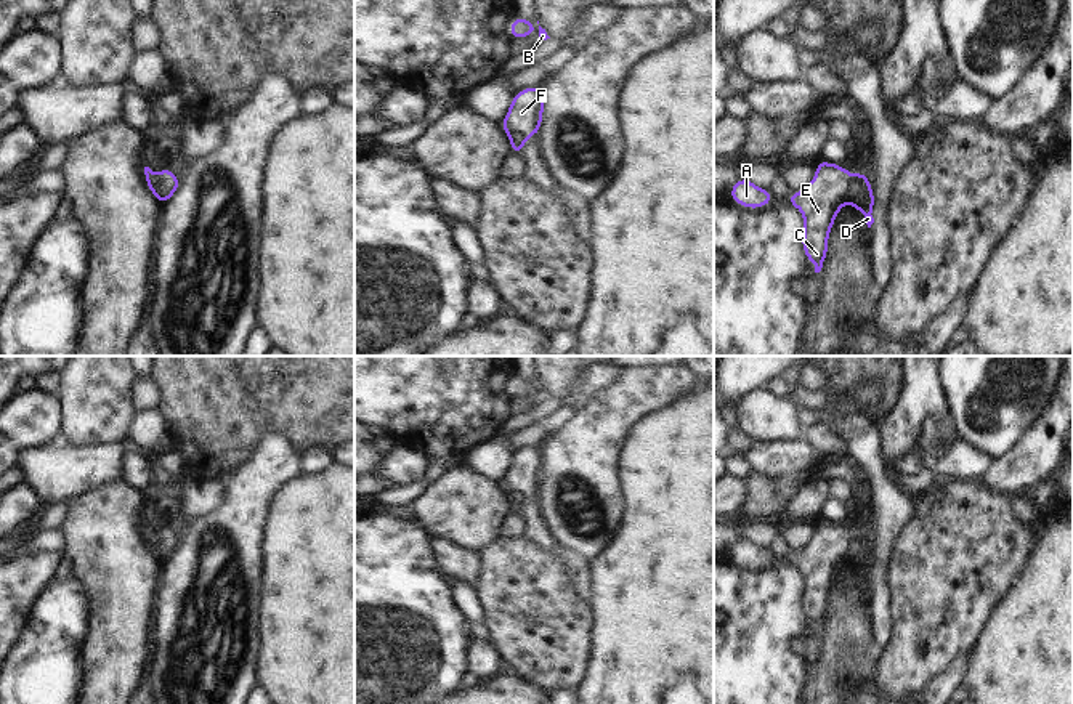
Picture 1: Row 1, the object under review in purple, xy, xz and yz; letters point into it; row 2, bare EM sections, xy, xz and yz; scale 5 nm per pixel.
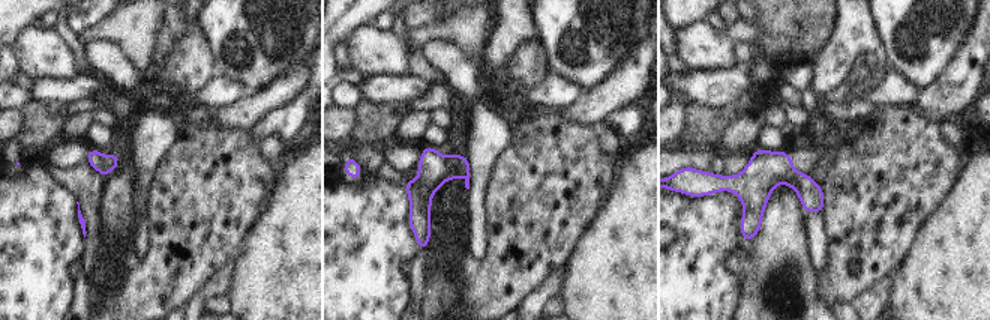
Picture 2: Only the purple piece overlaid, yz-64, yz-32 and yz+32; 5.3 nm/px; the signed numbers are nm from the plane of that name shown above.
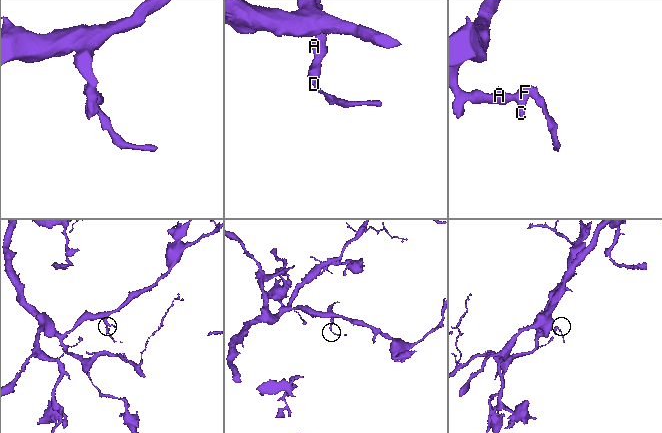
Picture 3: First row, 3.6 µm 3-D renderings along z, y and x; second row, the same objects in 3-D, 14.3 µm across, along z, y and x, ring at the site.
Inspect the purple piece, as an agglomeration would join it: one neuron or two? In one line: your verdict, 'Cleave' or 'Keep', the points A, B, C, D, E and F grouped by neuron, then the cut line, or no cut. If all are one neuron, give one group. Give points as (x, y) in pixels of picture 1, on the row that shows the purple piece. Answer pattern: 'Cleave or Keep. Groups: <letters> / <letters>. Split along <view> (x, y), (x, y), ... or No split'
Cleave. Groups: A B C E F / D. Split along yz (865, 178), (855, 178), (850, 183), (844, 201)

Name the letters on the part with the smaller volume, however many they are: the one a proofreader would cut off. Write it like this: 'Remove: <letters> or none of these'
Remove: D

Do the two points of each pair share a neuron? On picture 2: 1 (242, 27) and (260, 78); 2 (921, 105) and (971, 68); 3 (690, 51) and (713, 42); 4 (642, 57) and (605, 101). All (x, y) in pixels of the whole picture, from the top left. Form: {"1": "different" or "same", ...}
{"1": "same", "2": "same", "3": "same", "4": "same"}

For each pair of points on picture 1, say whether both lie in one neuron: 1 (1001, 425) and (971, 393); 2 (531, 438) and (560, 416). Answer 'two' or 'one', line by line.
1: one
2: one

